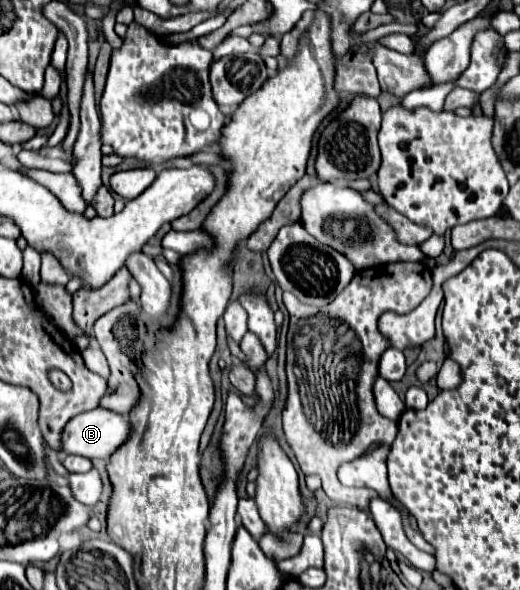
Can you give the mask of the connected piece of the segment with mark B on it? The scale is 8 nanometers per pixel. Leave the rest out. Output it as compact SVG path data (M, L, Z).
M94 408L74 416L62 432L62 452L86 458L110 456L130 434L130 424L118 412Z

